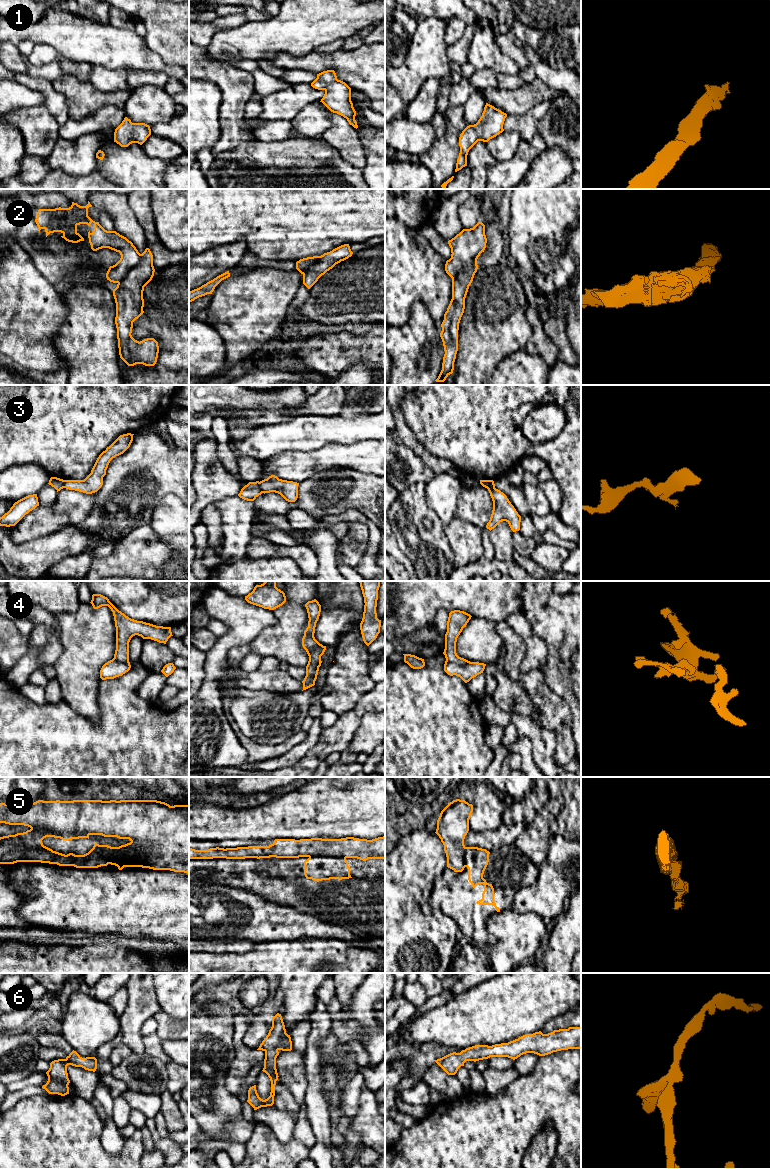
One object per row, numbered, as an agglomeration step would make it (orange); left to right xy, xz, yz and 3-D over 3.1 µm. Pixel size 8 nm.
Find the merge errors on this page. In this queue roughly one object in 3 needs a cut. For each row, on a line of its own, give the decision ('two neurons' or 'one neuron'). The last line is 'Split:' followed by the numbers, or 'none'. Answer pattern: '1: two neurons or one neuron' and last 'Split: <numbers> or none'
1: one neuron
2: two neurons
3: two neurons
4: two neurons
5: two neurons
6: one neuron
Split: 2, 3, 4, 5

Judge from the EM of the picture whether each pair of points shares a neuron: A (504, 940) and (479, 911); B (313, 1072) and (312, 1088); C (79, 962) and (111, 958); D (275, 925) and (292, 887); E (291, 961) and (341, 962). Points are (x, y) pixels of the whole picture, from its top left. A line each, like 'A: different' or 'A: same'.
A: different
B: same
C: same
D: different
E: same

